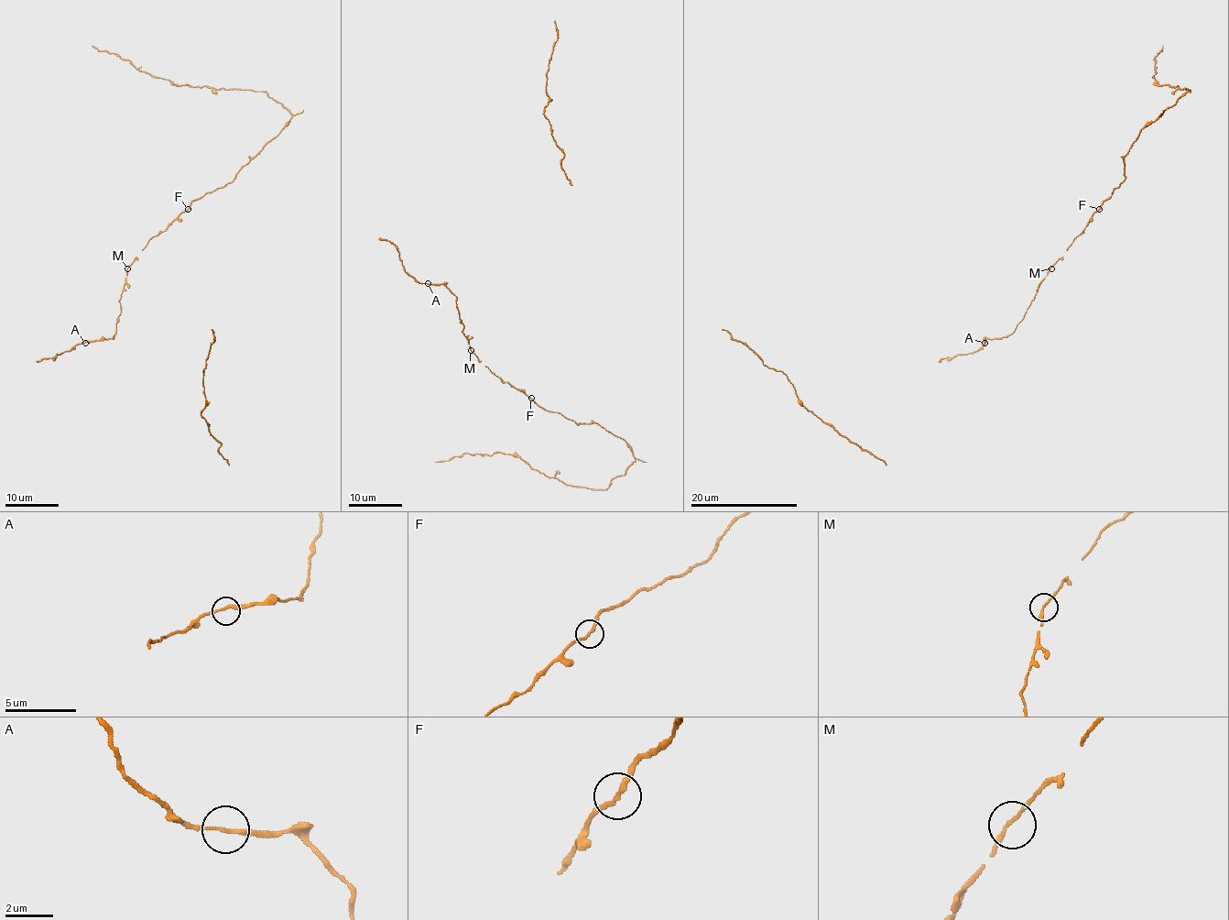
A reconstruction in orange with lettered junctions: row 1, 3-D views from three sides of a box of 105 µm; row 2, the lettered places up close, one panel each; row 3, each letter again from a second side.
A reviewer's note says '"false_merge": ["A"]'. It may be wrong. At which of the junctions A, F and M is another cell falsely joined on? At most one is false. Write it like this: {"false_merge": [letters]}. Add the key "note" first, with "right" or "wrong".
{"note": "wrong", "false_merge": []}

